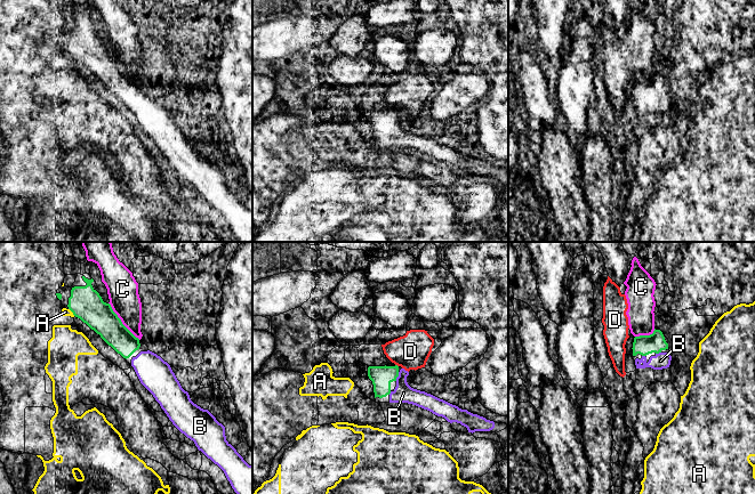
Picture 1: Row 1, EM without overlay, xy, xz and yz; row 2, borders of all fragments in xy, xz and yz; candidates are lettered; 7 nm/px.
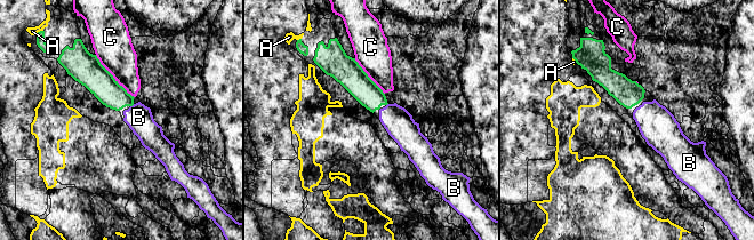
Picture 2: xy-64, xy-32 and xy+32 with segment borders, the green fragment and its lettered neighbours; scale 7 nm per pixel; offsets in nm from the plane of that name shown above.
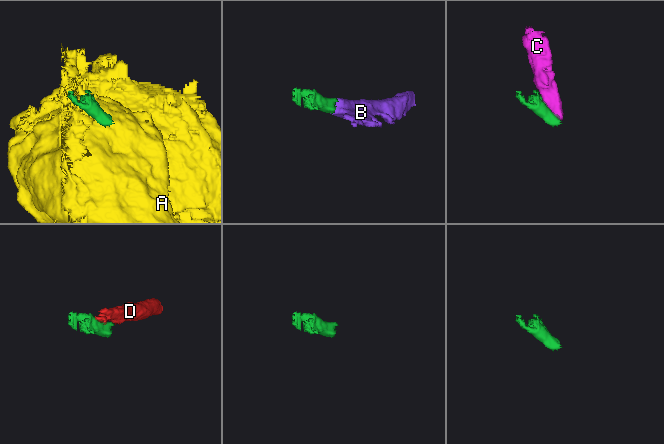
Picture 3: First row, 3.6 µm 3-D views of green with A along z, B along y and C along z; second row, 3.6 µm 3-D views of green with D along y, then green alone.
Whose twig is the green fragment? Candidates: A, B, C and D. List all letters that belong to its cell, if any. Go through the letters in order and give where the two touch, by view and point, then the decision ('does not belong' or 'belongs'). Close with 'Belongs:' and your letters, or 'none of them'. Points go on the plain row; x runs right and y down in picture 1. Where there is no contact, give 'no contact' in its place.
A: contact xy (71, 55); does not belong
B: contact xz (398, 120); belongs
C: contact xy (121, 66); does not belong
D: contact xz (396, 110); does not belong
Belongs: B

